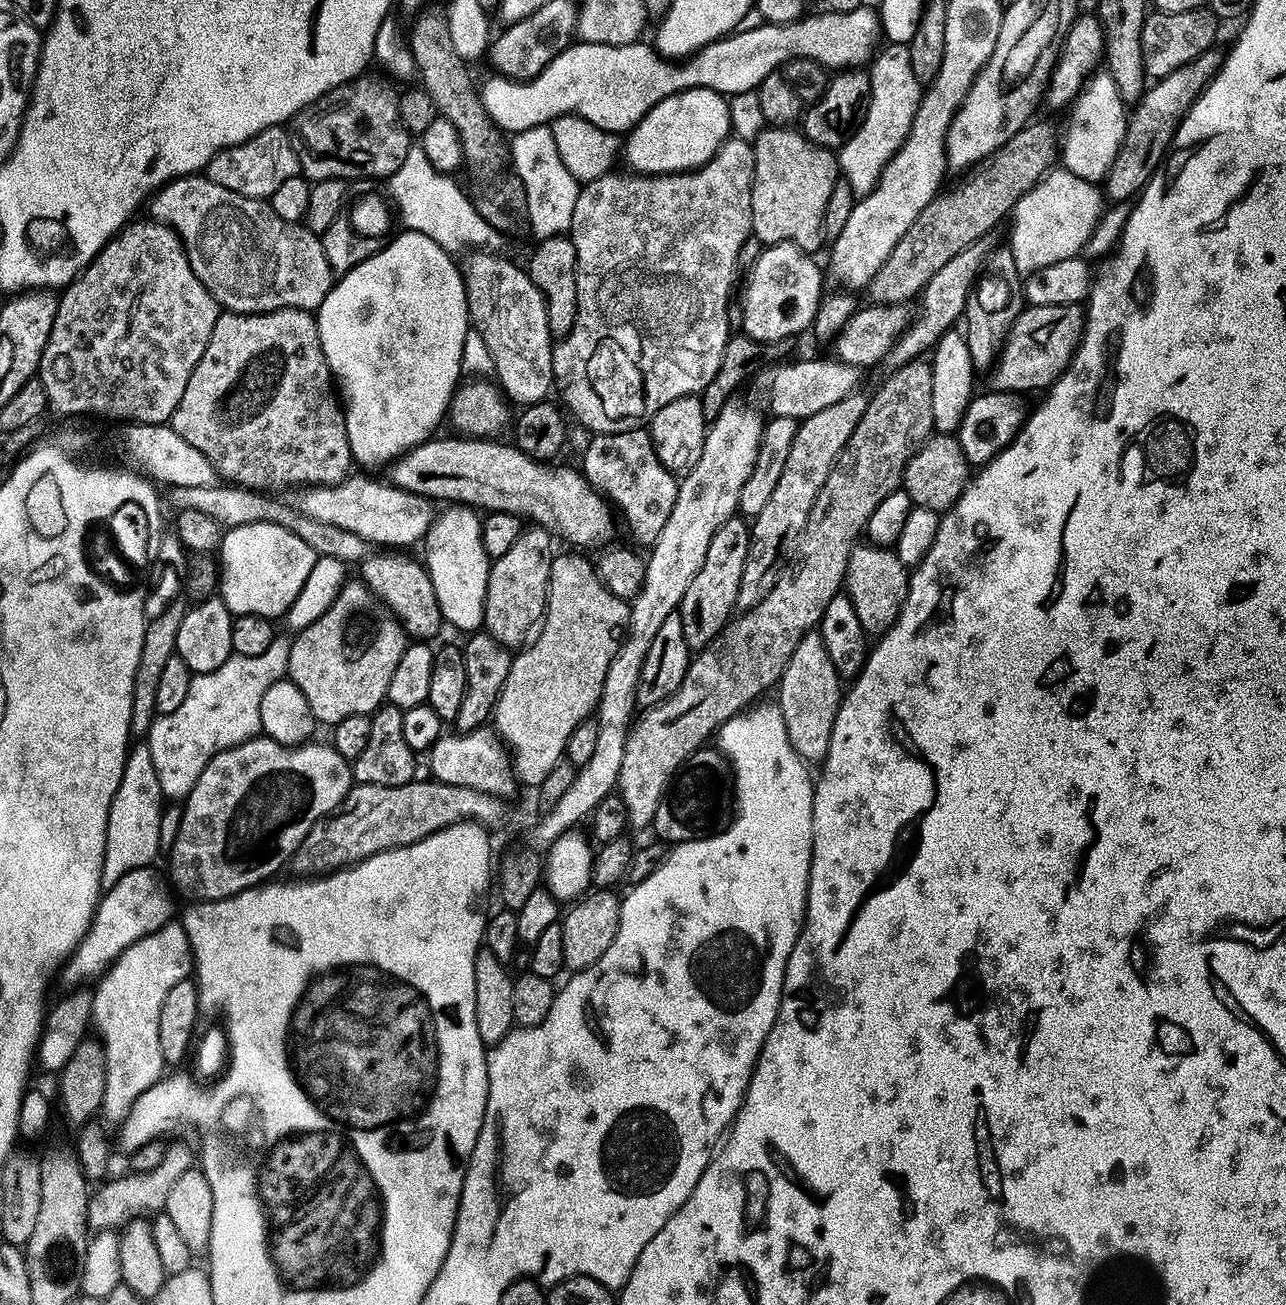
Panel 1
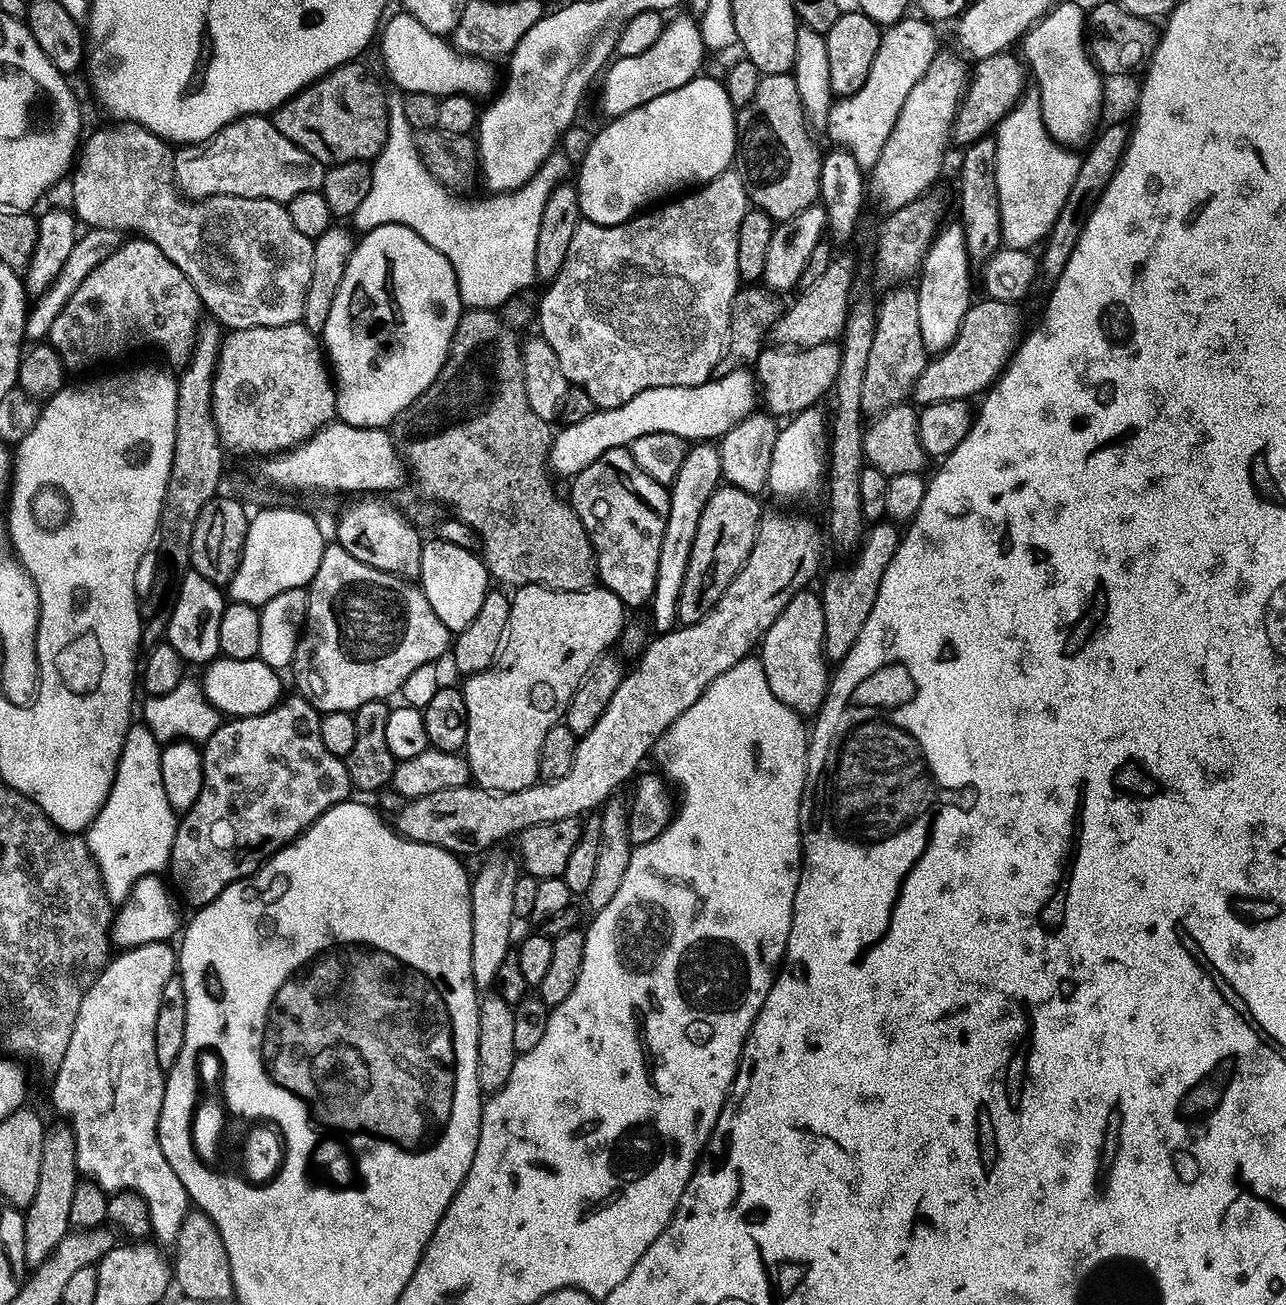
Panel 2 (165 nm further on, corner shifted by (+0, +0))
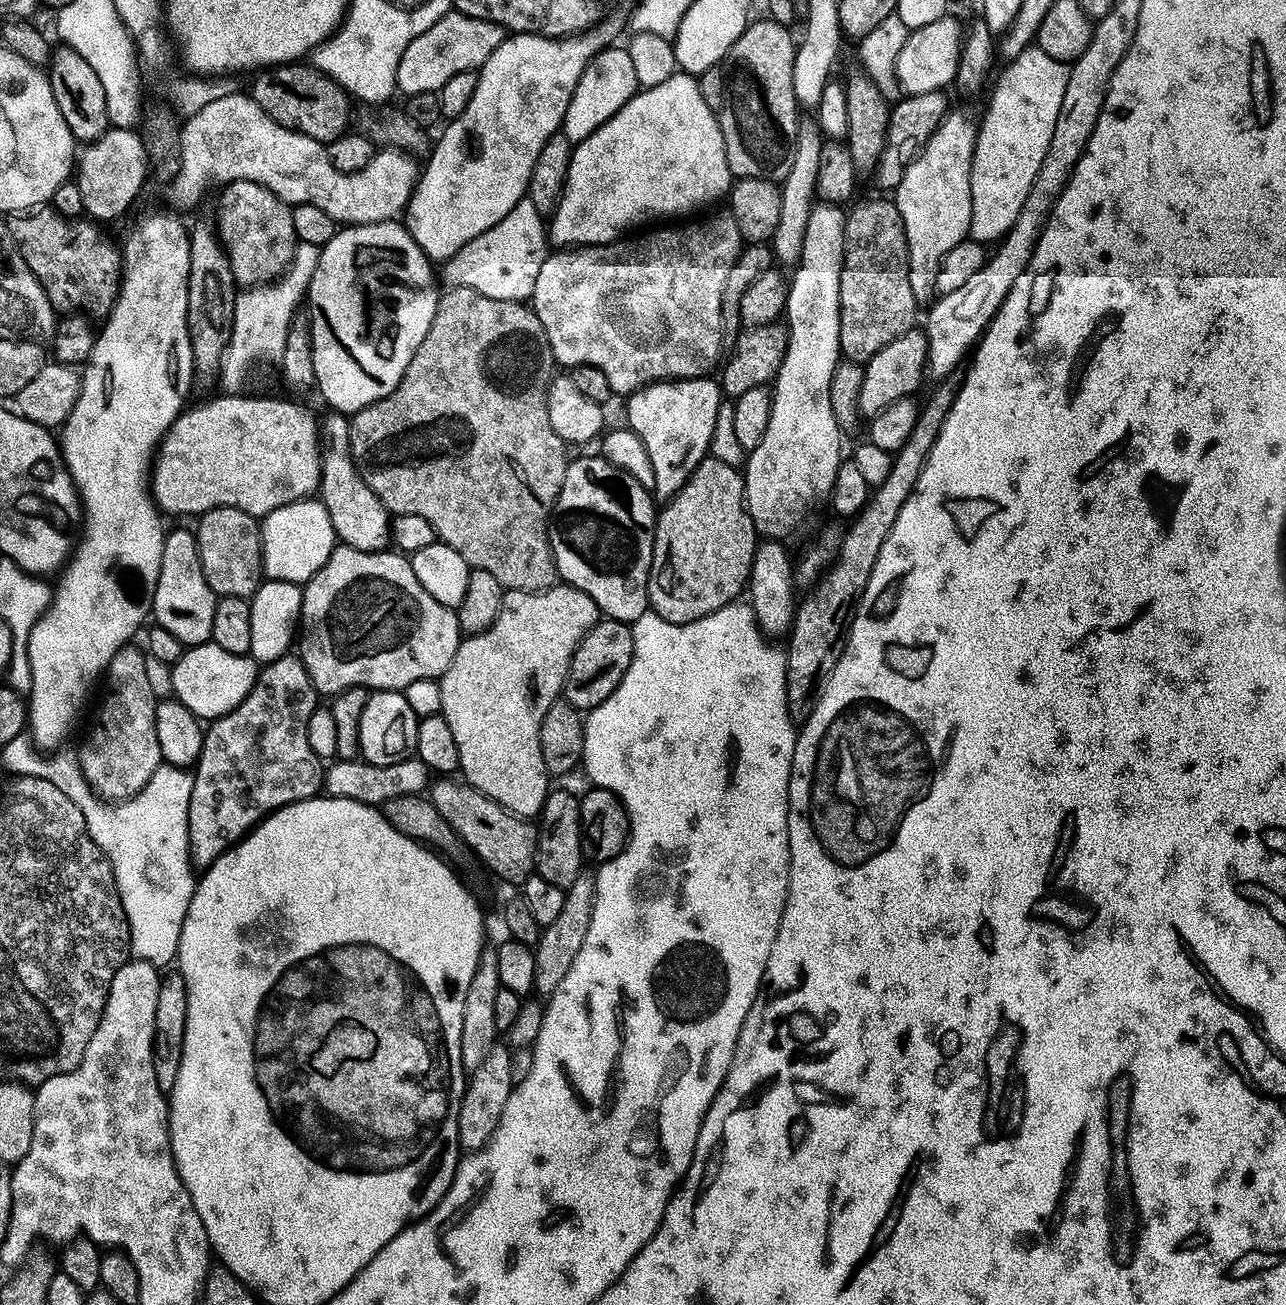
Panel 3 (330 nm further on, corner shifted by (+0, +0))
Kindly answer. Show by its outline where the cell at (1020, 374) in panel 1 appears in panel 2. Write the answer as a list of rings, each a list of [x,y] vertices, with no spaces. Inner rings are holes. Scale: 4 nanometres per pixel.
[[[977,299],[969,307],[966,318],[962,318],[962,326],[951,346],[925,363],[922,374],[912,387],[911,399],[920,406],[943,400],[968,400],[991,388],[1008,367],[1022,339],[1018,309],[1016,304],[1001,300]]]

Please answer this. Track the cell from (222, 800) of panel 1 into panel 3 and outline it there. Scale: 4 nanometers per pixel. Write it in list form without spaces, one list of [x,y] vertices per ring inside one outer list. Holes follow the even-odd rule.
[[[287,654],[278,658],[276,661],[270,661],[268,664],[263,665],[257,674],[256,684],[246,694],[245,700],[236,709],[230,710],[225,716],[213,719],[207,725],[204,734],[202,754],[197,758],[194,765],[190,810],[188,811],[188,857],[191,858],[193,865],[197,869],[203,870],[212,865],[225,850],[244,839],[271,812],[285,808],[288,804],[296,804],[299,800],[311,800],[323,789],[325,765],[318,758],[318,754],[314,754],[314,750],[310,750],[310,741],[306,738],[306,726],[310,722],[310,714],[314,714],[317,706],[318,693],[316,687],[312,684],[312,679],[308,677],[306,666],[300,661],[299,655]]]

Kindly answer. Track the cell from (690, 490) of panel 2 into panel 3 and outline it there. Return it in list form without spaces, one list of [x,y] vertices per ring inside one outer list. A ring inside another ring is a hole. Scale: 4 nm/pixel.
[[[696,376],[692,380],[661,380],[644,385],[631,393],[628,400],[627,427],[646,446],[654,465],[654,496],[667,502],[688,484],[694,470],[709,459],[715,422],[722,403],[722,389],[715,379]]]

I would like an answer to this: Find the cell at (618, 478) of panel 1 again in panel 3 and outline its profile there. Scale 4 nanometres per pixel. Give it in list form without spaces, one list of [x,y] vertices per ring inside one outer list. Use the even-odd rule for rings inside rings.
[[[580,456],[569,459],[560,493],[548,525],[548,541],[556,562],[556,575],[563,583],[594,598],[598,610],[609,620],[631,625],[649,611],[648,579],[654,554],[658,504],[653,493],[634,474],[628,474],[604,456]]]

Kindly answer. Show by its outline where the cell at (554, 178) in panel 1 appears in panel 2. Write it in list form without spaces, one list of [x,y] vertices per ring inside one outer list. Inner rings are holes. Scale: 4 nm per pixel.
[[[394,94],[388,96],[388,134],[386,136],[386,142],[382,146],[379,156],[376,157],[372,164],[372,177],[370,178],[370,190],[366,193],[366,199],[362,202],[362,206],[358,206],[356,215],[354,217],[354,223],[360,227],[360,230],[367,230],[369,228],[377,228],[378,226],[386,226],[387,224],[401,224],[406,226],[410,230],[414,230],[414,234],[421,236],[426,243],[430,246],[434,246],[434,250],[438,250],[438,254],[442,254],[450,262],[450,266],[454,270],[456,275],[456,281],[458,282],[458,294],[460,295],[461,305],[465,309],[471,310],[474,308],[487,308],[489,310],[499,310],[504,303],[507,302],[511,296],[519,296],[532,284],[532,280],[537,279],[536,266],[534,264],[535,250],[538,247],[538,226],[542,226],[542,210],[546,206],[546,198],[550,198],[550,194],[553,190],[559,186],[559,184],[565,183],[569,179],[568,168],[570,168],[570,161],[563,151],[557,150],[549,154],[546,158],[546,162],[542,162],[542,166],[536,173],[525,182],[521,188],[516,188],[512,192],[502,192],[491,197],[492,201],[489,202],[488,208],[471,208],[464,200],[459,200],[459,195],[453,194],[449,189],[445,188],[443,184],[432,177],[426,170],[426,166],[422,162],[420,157],[420,151],[416,148],[416,132],[412,124],[408,121],[408,116],[404,113],[404,104]]]

